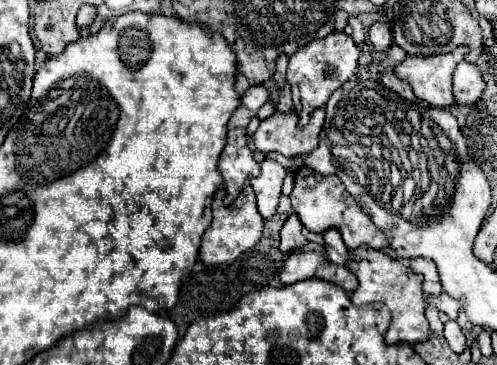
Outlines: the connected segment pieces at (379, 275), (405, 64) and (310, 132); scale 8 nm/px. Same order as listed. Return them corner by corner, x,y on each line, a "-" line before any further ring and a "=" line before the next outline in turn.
366,245
350,250
350,262
348,268
358,278
358,288
352,294
352,304
362,306
370,302
382,302
392,312
392,324
386,332
386,342
408,342
418,344
420,340
428,340
430,328
428,320
424,316
424,296
422,296
422,280
412,272
408,266
404,266
400,260
390,258
388,254
374,250
=
458,46
450,54
406,56
394,72
412,86
416,98
428,102
432,108
448,108
454,104
452,72
466,52
466,46
=
316,110
304,128
296,126
296,112
274,112
262,120
252,136
256,150
268,154
272,150
284,156
306,156
318,146
318,134
324,124
324,110

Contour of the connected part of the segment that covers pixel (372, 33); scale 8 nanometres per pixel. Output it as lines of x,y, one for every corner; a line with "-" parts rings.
374,22
368,30
368,42
374,50
388,50
392,44
392,30
384,22

